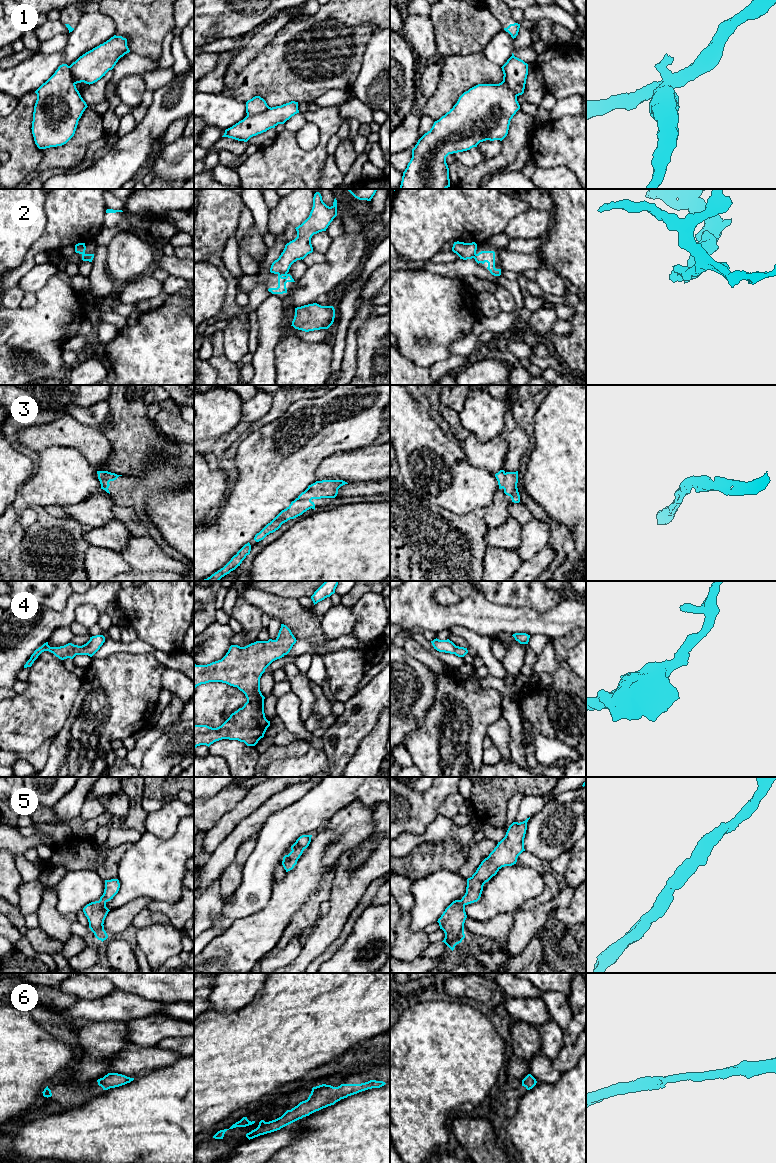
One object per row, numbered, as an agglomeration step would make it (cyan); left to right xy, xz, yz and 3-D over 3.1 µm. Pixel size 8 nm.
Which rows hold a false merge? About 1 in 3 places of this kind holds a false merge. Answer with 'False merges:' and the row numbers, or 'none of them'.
False merges: 1, 2

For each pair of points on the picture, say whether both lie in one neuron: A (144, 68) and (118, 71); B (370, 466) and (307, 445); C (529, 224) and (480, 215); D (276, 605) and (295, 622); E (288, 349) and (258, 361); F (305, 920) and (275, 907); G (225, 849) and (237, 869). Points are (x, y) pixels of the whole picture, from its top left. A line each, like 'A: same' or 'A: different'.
A: same
B: different
C: different
D: same
E: different
F: different
G: different

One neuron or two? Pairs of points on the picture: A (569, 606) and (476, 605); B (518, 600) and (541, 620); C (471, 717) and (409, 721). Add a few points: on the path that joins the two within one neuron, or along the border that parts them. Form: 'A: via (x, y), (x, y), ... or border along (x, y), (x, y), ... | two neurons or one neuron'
A: via (546, 619), (499, 619) | one neuron
B: border along (504, 605), (529, 607), (539, 611), (551, 608) | two neurons
C: border along (434, 699), (423, 721), (406, 736) | two neurons

